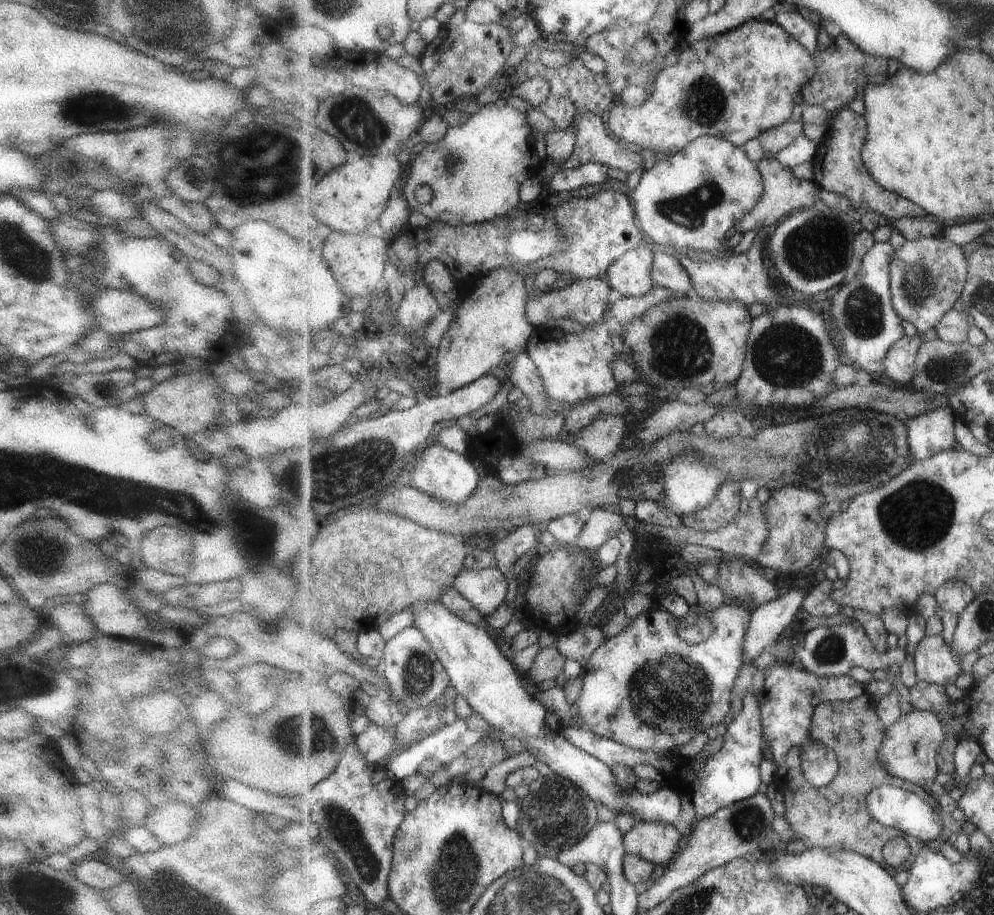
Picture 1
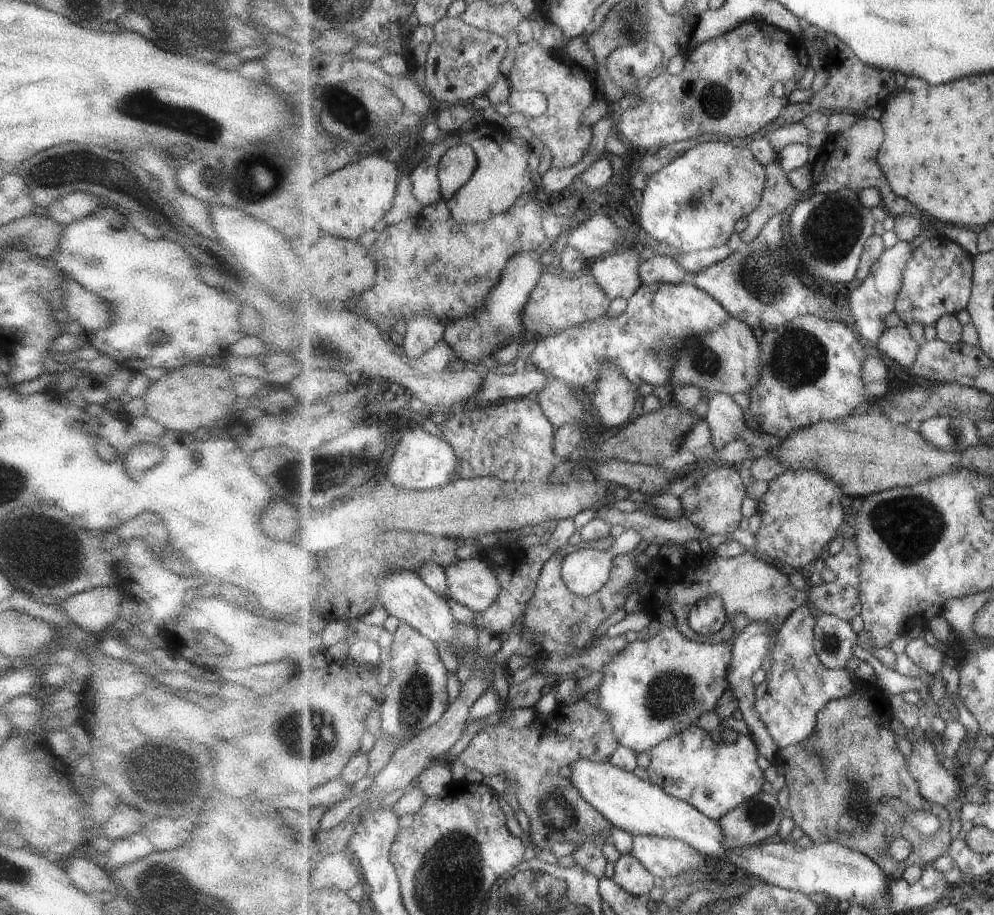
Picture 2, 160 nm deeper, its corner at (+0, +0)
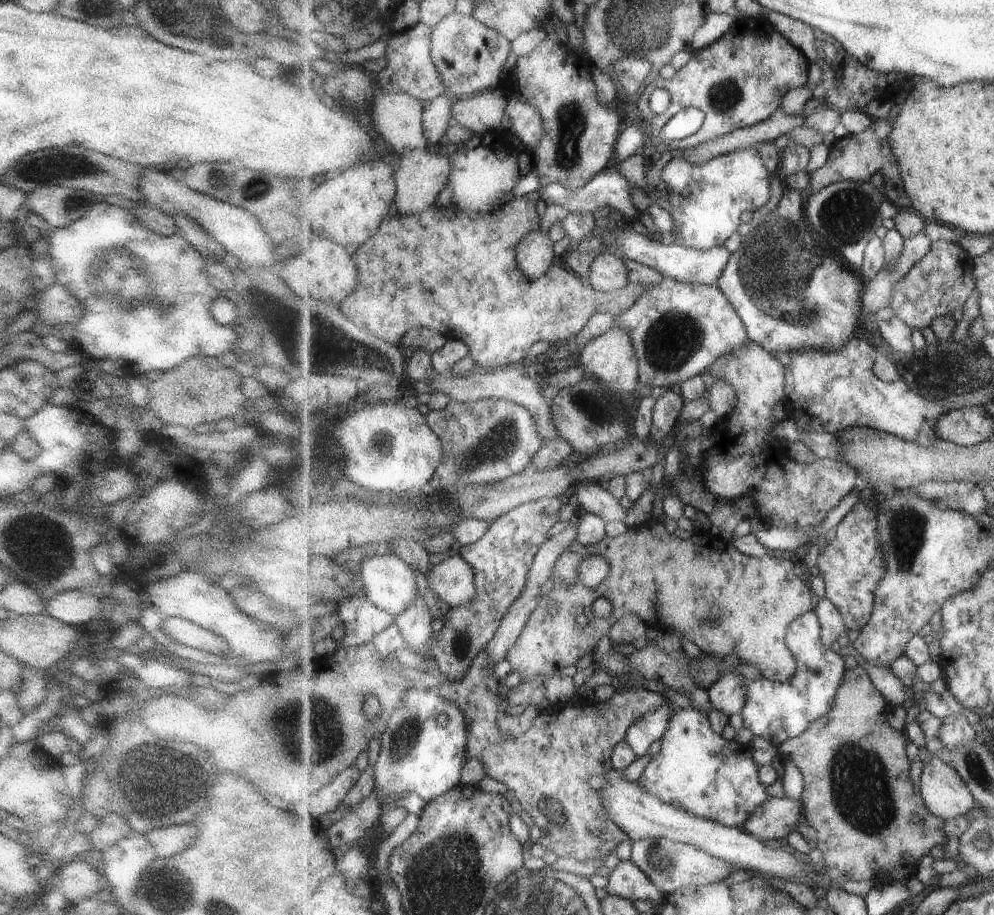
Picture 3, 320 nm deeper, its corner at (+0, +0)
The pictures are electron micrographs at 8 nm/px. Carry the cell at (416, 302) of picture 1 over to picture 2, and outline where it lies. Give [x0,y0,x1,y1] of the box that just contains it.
[402,316,446,359]

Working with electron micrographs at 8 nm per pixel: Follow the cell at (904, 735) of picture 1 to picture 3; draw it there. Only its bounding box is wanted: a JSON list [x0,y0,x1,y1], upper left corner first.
[919,755,978,820]

